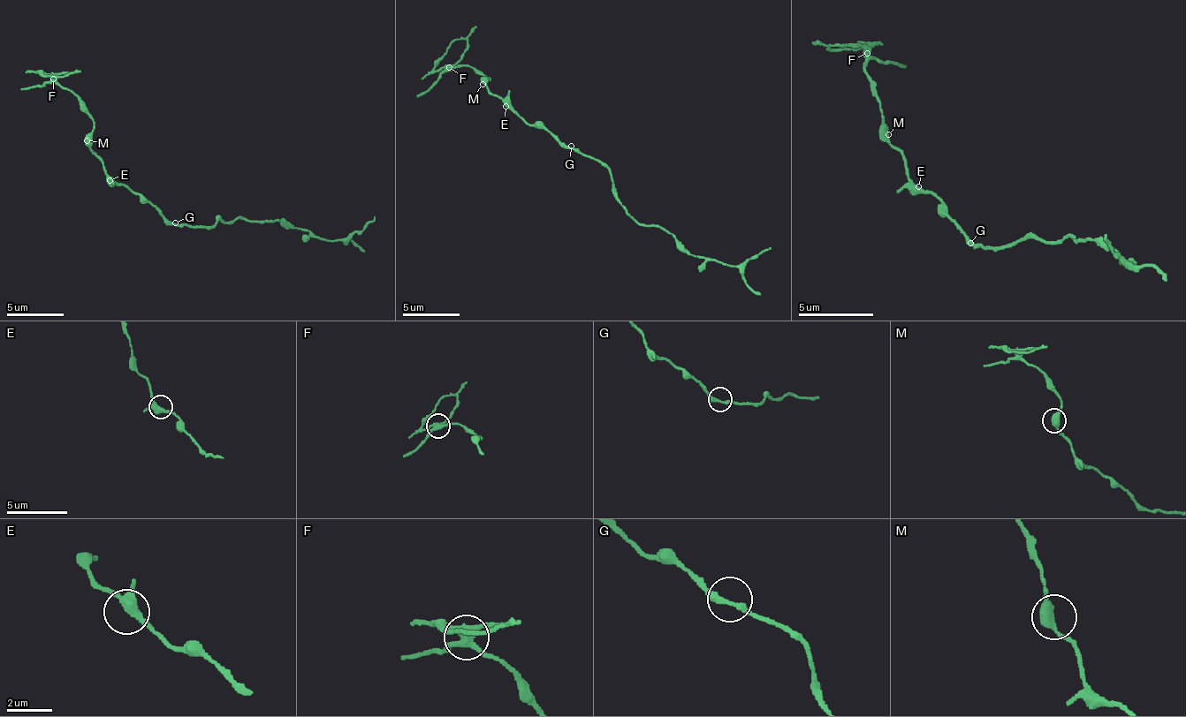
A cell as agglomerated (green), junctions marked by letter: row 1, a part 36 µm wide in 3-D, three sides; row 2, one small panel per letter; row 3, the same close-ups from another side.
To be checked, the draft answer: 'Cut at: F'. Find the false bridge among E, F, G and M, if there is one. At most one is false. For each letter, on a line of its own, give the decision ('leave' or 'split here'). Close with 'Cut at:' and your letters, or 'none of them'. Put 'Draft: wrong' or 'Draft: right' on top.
Draft: right
E: leave
F: split here
G: leave
M: leave
Cut at: F

